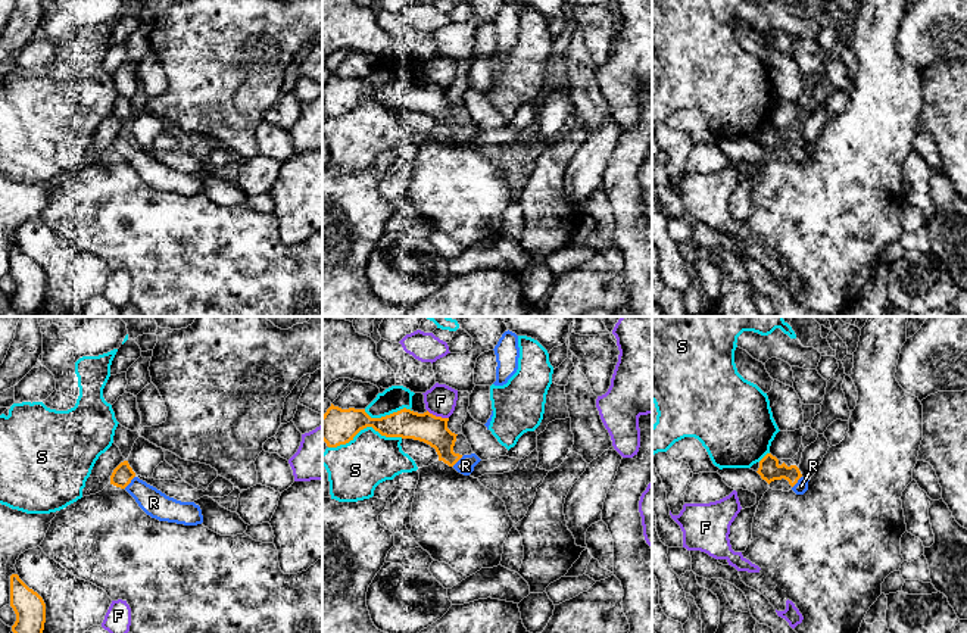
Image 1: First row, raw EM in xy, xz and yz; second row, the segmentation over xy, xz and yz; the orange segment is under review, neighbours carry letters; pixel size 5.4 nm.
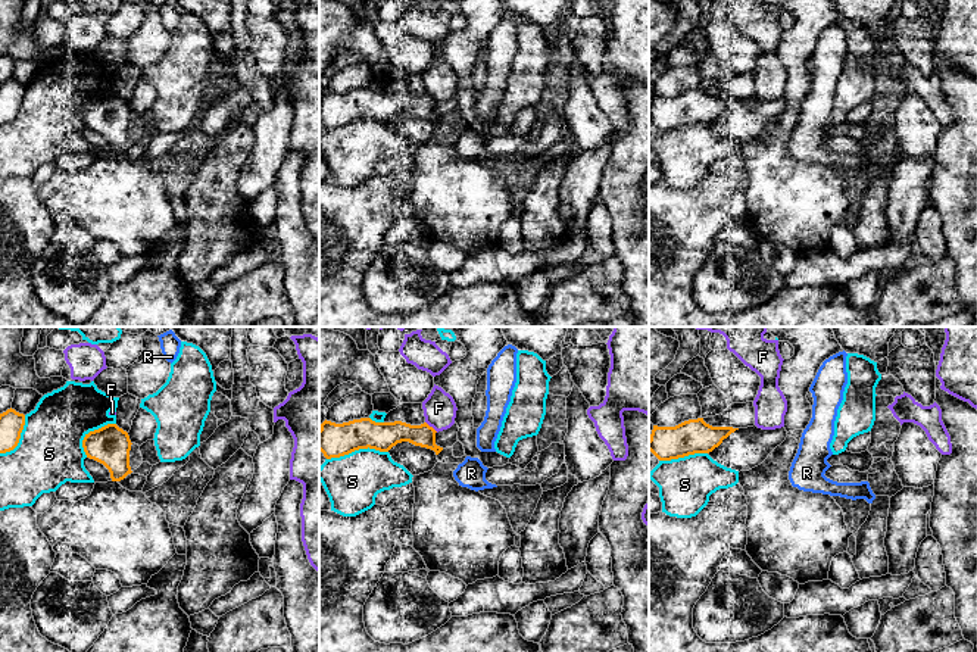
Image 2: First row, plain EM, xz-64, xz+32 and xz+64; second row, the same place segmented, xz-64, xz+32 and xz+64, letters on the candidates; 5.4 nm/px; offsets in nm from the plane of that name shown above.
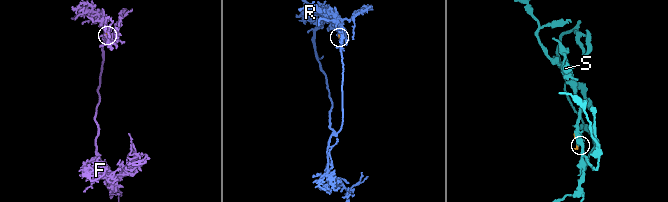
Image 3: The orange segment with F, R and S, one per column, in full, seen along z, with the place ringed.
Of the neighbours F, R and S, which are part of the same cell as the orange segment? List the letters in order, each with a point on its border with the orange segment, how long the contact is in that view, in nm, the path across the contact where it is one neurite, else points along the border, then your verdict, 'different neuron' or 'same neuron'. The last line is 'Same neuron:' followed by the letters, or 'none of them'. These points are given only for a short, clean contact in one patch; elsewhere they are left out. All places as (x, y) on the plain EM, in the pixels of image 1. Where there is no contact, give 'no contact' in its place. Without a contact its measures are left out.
F: xz (437, 87) | 130 nm | along xz (427, 80), (448, 89) | different neuron
R: xy (130, 152) | 90 nm | across xy (122, 145), (130, 152), (153, 172) | same neuron
S: xz (365, 97) | 420 nm | different neuron
Same neuron: R

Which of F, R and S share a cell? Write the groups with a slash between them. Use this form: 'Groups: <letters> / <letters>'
Groups: F / R / S

